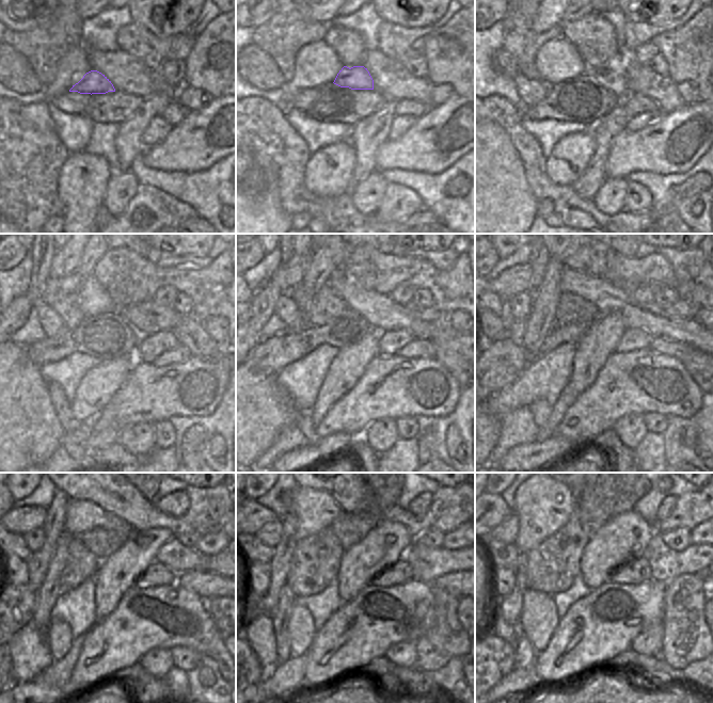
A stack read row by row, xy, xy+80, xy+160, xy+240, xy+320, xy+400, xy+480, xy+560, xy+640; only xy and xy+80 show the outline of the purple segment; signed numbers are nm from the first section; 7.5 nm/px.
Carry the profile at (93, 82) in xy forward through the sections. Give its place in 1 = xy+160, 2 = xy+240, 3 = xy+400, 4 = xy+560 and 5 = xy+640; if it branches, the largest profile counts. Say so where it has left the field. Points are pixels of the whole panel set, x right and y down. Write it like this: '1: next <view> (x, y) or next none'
1: next xy+160 (612, 75)
2: next xy+240 (148, 317)
3: next xy+400 (682, 309)
4: next xy+560 (453, 540)
5: next xy+640 (692, 533)

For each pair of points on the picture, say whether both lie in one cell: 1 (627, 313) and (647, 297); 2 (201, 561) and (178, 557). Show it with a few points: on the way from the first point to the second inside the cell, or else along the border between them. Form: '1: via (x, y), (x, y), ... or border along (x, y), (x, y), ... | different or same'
1: border along (631, 292), (631, 296), (639, 304), (652, 303) | different
2: via (195, 561), (184, 559) | same

